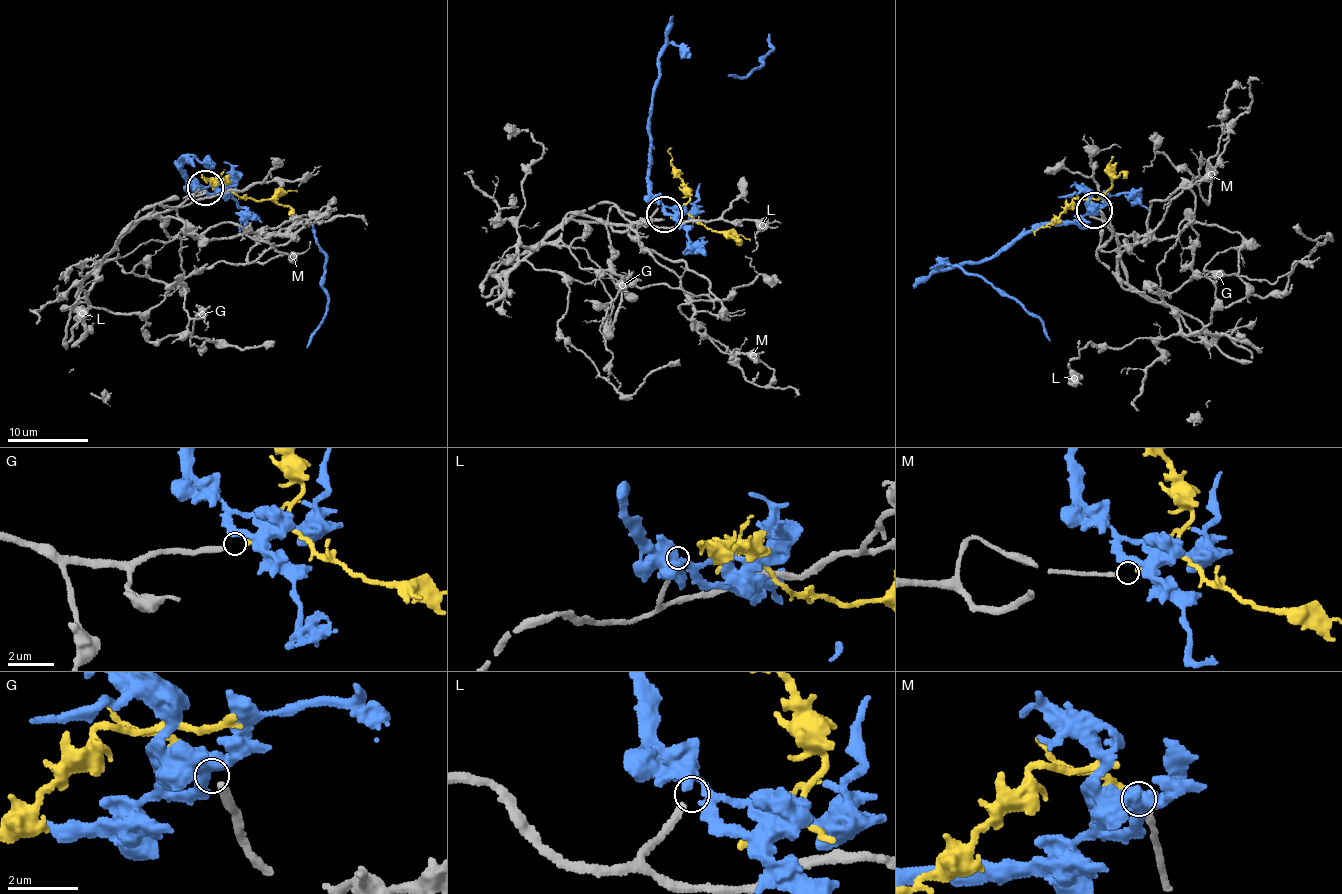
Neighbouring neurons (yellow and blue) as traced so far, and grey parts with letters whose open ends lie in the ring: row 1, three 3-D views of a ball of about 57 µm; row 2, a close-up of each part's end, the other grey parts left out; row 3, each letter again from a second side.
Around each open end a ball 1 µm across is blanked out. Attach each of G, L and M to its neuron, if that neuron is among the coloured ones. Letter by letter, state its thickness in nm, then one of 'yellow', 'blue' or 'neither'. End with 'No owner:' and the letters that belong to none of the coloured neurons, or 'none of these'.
G: calibre 240 nm; yellow
L: calibre 200 nm; neither
M: calibre 170 nm; neither
No owner: L, M

